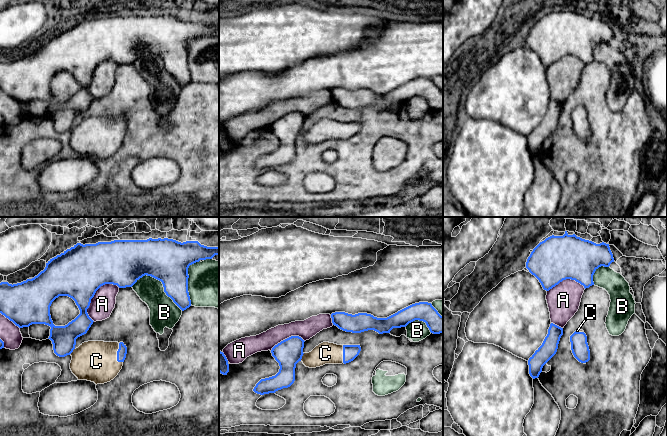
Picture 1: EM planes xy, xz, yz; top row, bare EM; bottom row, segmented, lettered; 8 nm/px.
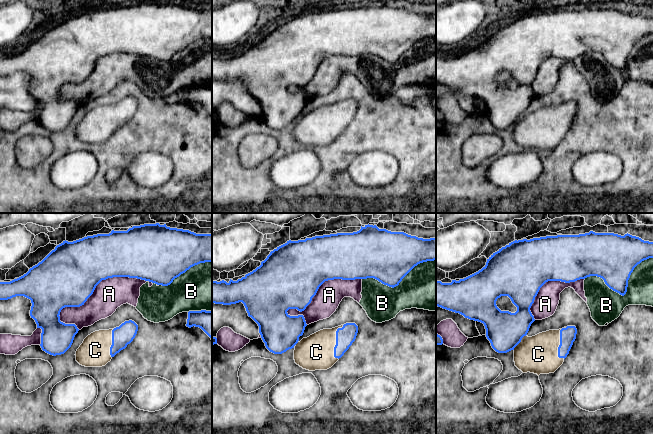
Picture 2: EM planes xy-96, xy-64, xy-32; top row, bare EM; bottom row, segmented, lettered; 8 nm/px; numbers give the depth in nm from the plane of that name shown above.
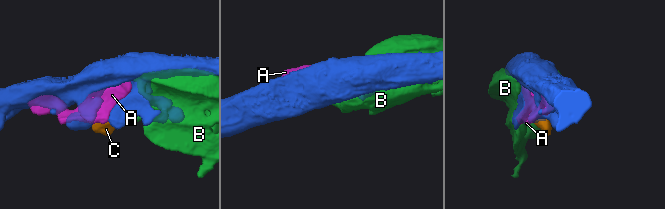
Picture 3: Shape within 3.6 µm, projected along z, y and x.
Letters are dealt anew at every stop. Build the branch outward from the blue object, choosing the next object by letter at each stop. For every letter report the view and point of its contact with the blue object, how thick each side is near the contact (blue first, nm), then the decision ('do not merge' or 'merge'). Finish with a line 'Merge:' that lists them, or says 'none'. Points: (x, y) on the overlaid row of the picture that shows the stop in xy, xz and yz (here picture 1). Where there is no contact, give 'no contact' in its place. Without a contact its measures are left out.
A: meets blue in xy at (93, 296); 400 nm thick on the blue side, 190 nm on the other; do not merge
B: meets blue in xy at (160, 280); 340 nm thick on the blue side, 220 nm on the other; do not merge
C: meets blue in xy at (117, 354); 80 nm thick on the blue side, 340 nm on the other; merge
Merge: C

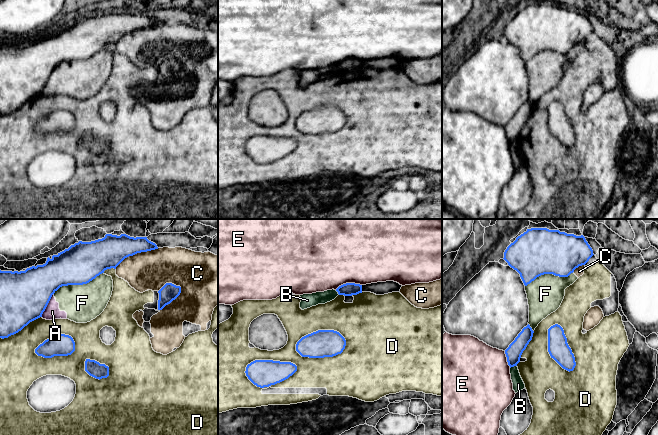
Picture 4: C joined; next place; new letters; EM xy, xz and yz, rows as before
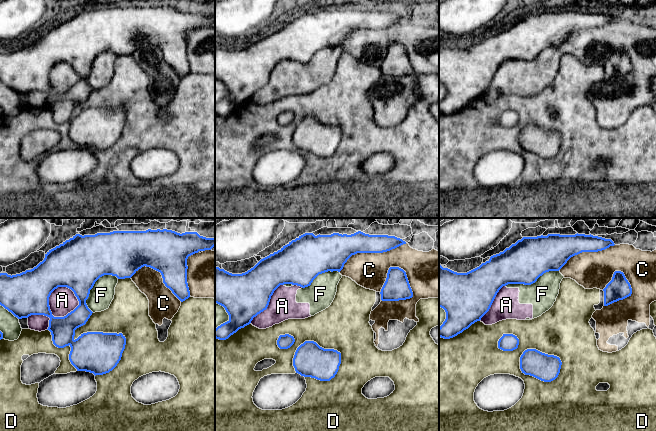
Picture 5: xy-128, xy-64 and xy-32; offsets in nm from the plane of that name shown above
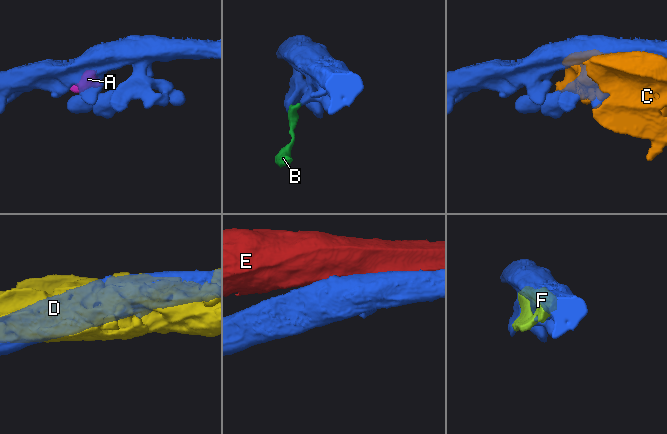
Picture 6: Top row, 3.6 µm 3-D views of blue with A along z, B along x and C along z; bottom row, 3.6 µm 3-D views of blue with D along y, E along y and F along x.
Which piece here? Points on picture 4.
A: meets blue in xy at (47, 304); 400 nm thick on the blue side, 120 nm on the other; do not merge
B: meets blue in yz at (513, 366); 130 nm thick on the blue side, 90 nm on the other; do not merge
C: meets blue in xy at (174, 299); 140 nm thick on the blue side, 360 nm on the other; do not merge
D: meets blue in xz at (324, 356); 220 nm thick on the blue side, 360 nm on the other; do not merge
E: meets blue in xz at (348, 283); 110 nm thick on the blue side, 500 nm on the other; do not merge
F: meets blue in xy at (78, 284); 320 nm thick on the blue side, 300 nm on the other; do not merge
Merge: none

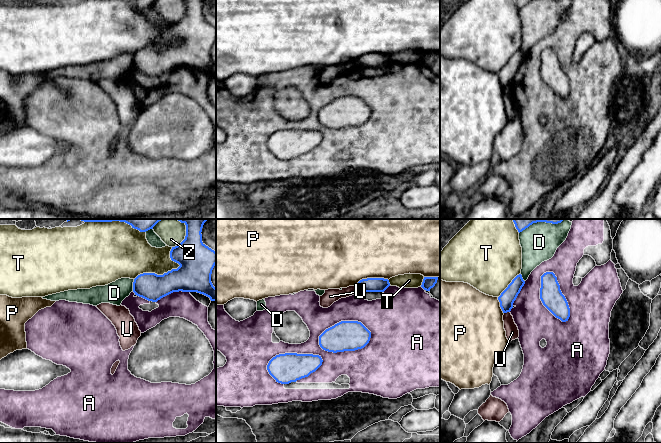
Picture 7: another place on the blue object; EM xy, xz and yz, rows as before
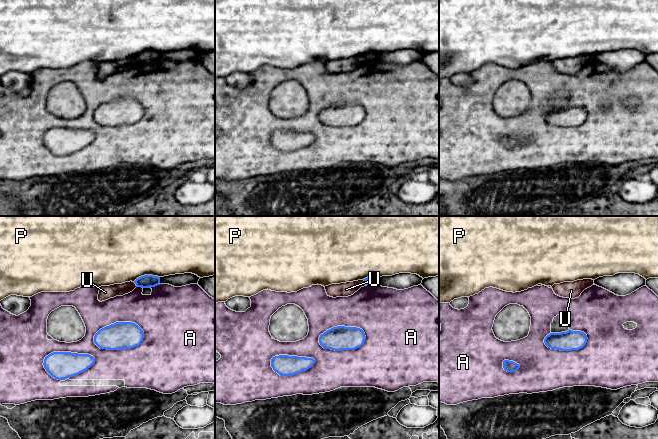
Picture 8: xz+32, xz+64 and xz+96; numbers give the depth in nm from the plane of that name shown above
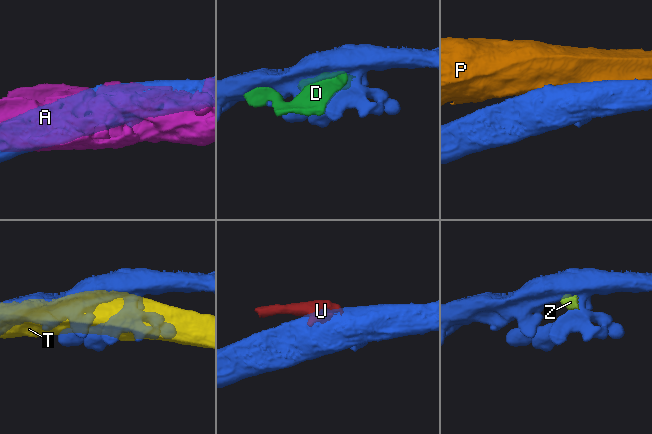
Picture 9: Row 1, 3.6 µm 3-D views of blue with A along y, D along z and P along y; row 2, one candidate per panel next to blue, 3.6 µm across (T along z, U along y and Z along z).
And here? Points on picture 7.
A: meets blue in xz at (348, 350); 240 nm thick on the blue side, 380 nm on the other; do not merge
D: meets blue in xy at (133, 285); 220 nm thick on the blue side, 180 nm on the other; do not merge
P: meets blue in xz at (371, 278); 110 nm thick on the blue side, 500 nm on the other; do not merge
T: meets blue in xy at (167, 272); 280 nm thick on the blue side, 260 nm on the other; do not merge
U: meets blue in xz at (357, 288); 110 nm thick on the blue side, 120 nm on the other; do not merge
Z: meets blue in xy at (186, 234); 280 nm thick on the blue side, 220 nm on the other; do not merge
Merge: none

